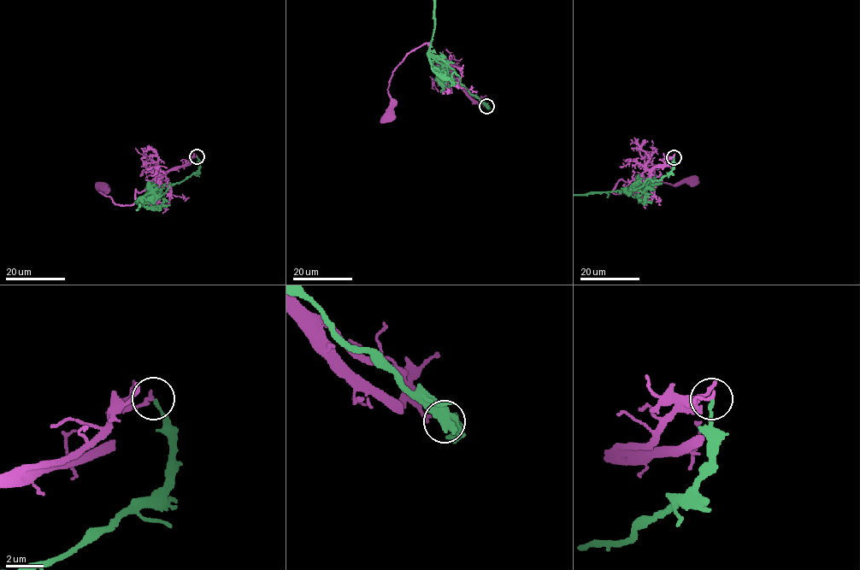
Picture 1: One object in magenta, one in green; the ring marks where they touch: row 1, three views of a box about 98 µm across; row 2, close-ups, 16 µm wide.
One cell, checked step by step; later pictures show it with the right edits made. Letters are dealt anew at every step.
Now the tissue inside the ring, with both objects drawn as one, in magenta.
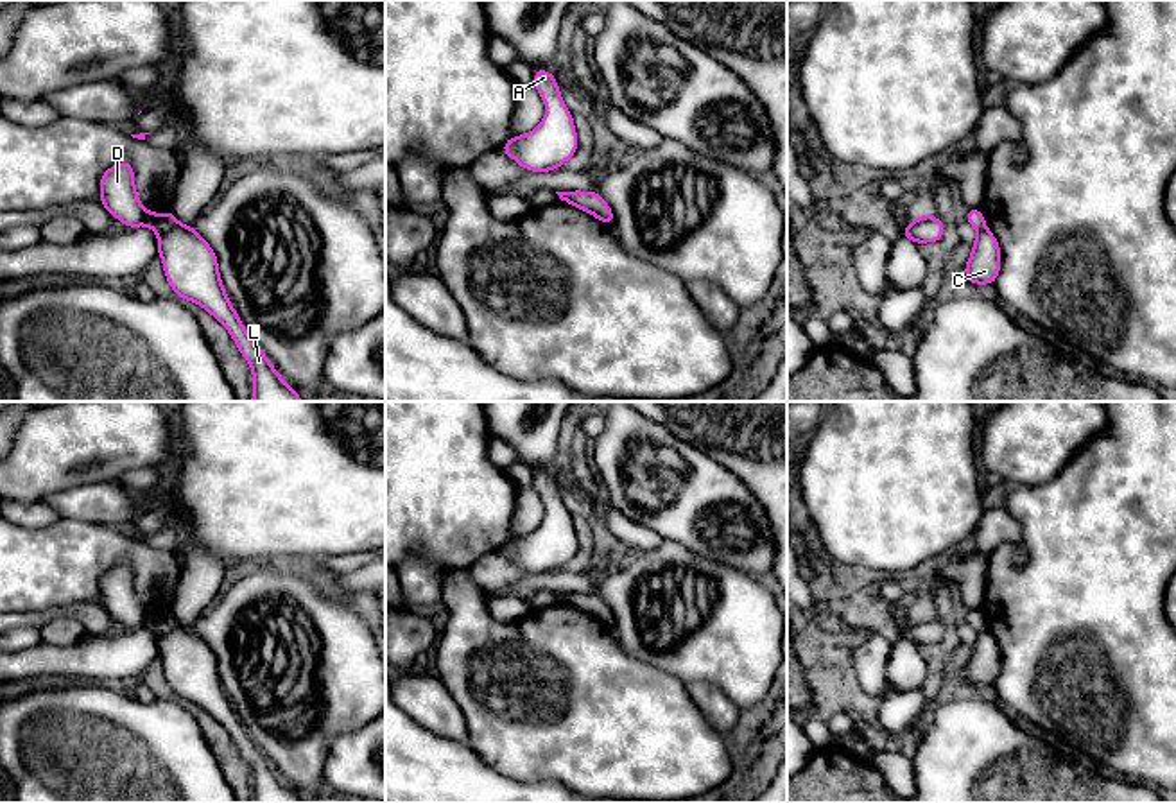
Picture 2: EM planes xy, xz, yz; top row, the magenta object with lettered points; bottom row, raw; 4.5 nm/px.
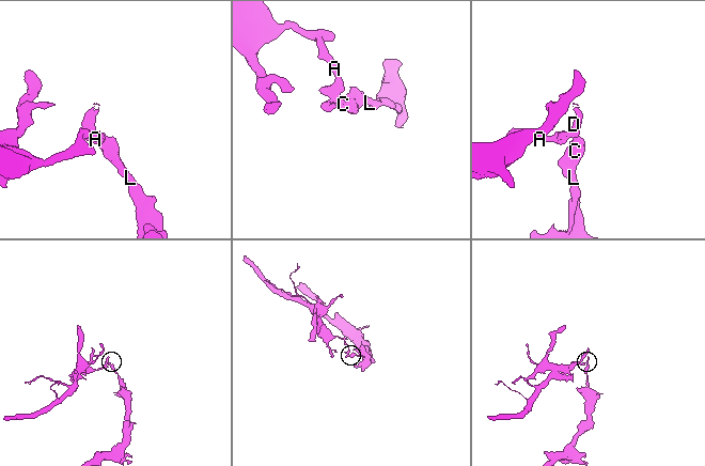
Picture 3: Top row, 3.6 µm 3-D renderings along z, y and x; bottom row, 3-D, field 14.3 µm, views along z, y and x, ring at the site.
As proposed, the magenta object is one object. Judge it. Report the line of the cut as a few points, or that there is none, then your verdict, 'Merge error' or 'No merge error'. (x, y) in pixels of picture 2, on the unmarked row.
Split along xy (178, 624), (160, 635). Merge error

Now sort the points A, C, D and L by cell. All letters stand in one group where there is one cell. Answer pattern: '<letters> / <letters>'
A D / C L

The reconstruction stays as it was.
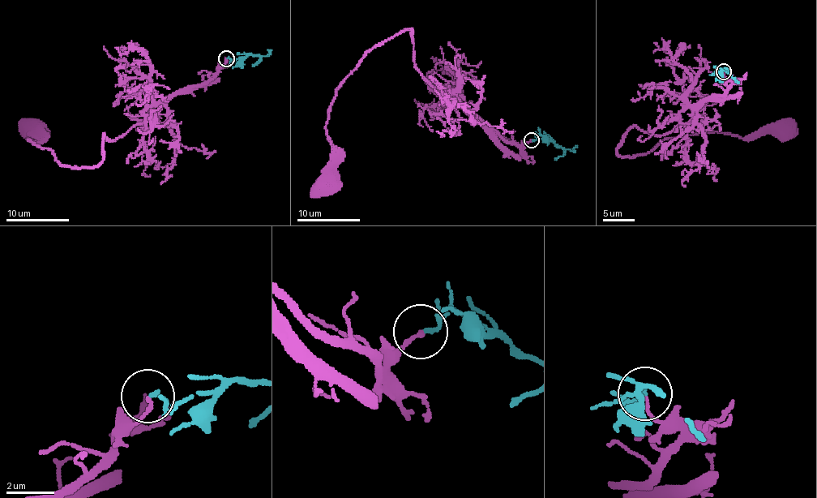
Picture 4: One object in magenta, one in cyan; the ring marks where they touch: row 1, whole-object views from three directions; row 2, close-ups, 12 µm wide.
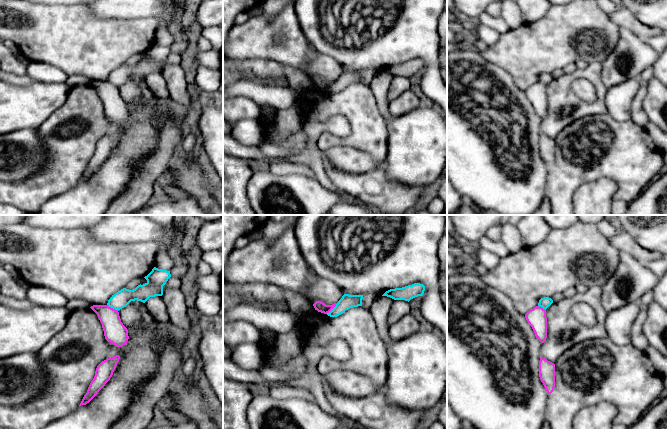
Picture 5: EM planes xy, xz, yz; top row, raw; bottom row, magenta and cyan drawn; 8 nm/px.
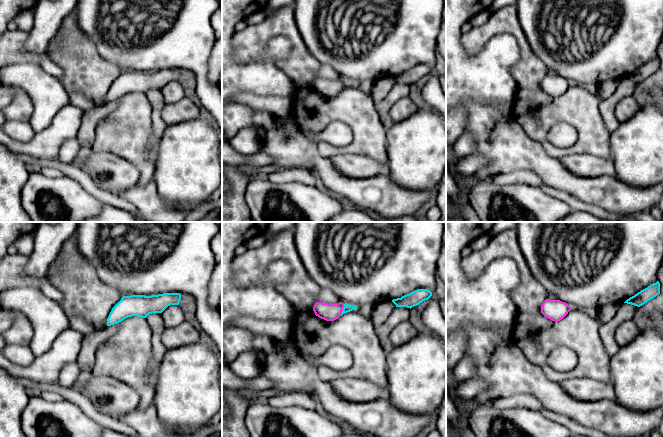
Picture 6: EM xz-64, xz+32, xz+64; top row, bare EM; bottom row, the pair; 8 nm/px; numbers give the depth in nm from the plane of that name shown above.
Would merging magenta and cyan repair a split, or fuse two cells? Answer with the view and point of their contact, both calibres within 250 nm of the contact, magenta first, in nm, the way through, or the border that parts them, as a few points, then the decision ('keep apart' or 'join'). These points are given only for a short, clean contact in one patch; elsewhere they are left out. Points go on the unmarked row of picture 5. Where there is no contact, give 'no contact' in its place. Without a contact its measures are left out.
xz (332, 84) | 80/120 nm | along xz (338, 78), (326, 89) | keep apart

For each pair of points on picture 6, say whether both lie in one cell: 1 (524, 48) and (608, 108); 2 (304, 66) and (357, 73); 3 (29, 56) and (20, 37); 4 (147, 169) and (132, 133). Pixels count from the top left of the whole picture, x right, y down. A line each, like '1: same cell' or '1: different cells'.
1: different cells
2: different cells
3: same cell
4: same cell

